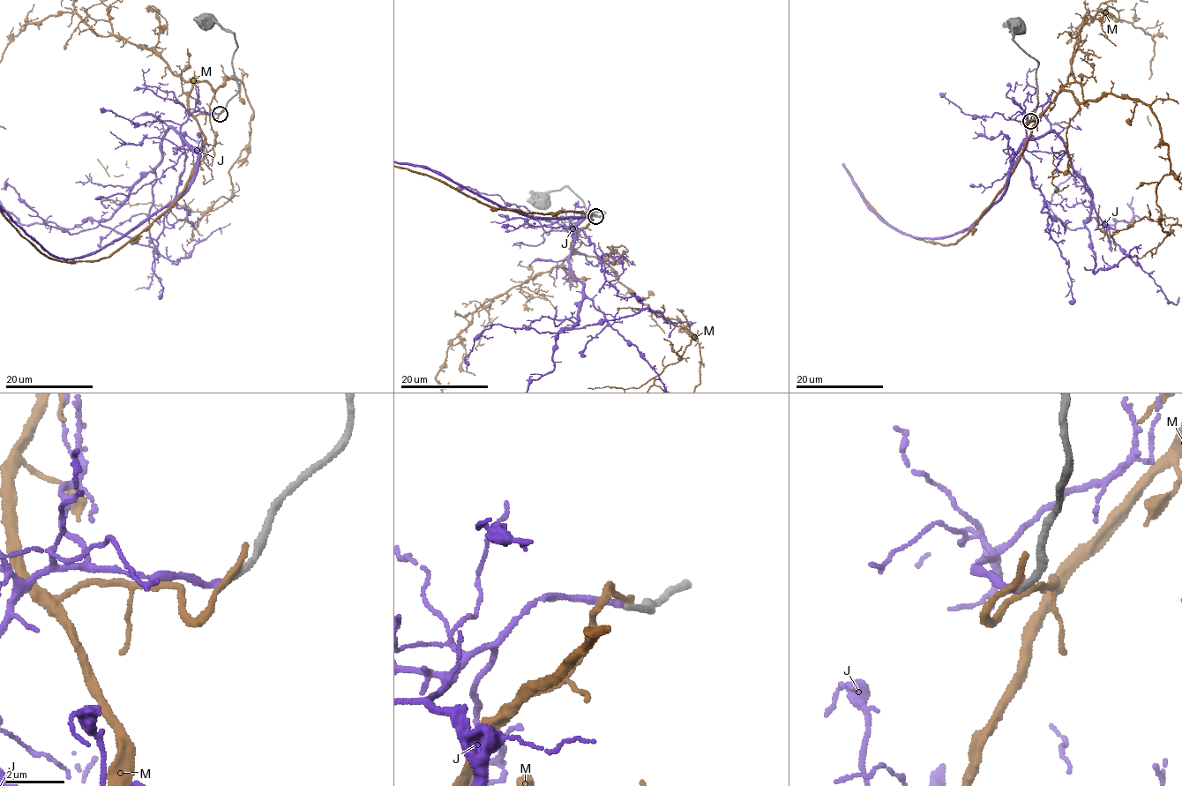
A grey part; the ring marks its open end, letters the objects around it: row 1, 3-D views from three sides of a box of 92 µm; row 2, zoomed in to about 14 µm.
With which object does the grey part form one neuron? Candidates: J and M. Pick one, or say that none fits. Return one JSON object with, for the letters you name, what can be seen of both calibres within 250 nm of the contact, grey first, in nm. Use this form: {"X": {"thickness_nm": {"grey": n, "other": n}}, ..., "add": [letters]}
{"J": {"thickness_nm": {"grey": 200, "other": 220}}, "add": ["J"]}

